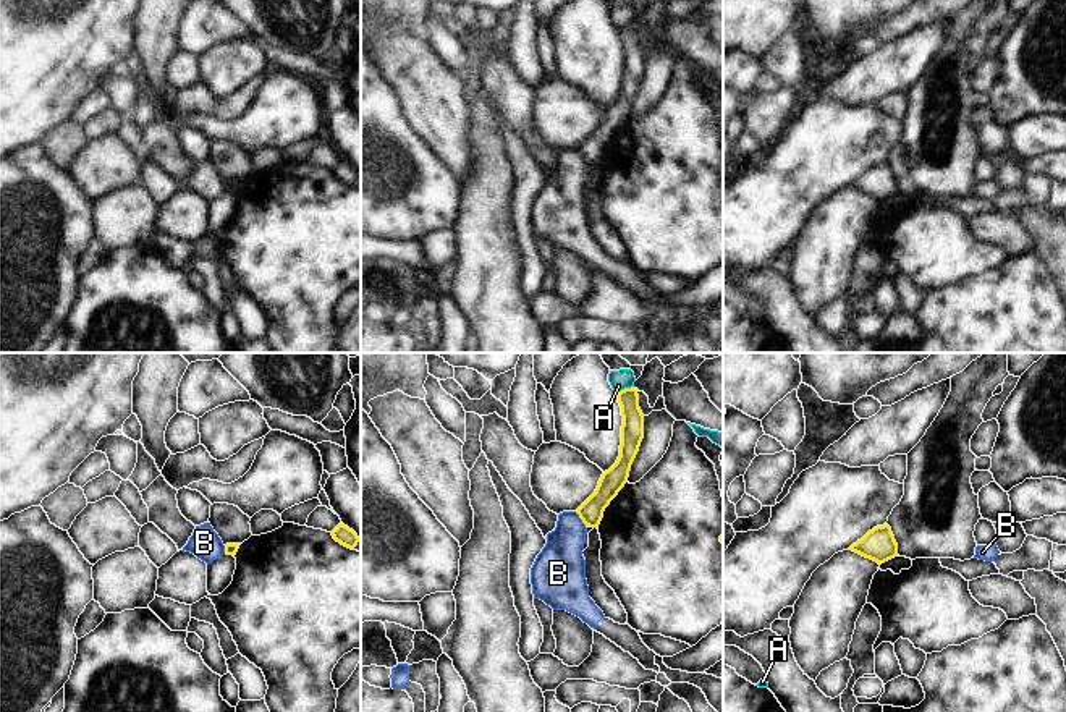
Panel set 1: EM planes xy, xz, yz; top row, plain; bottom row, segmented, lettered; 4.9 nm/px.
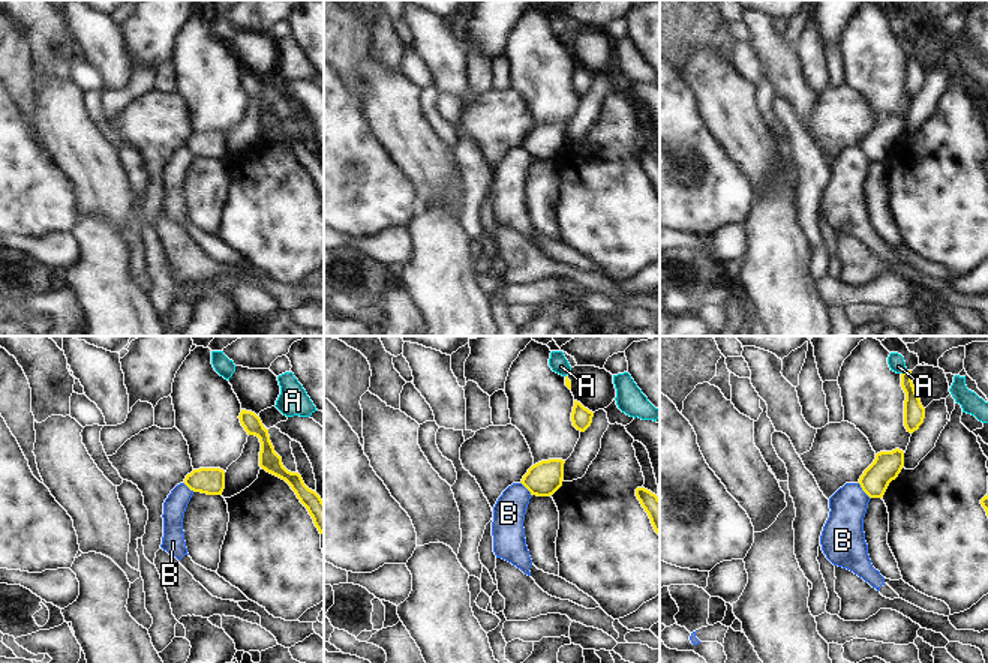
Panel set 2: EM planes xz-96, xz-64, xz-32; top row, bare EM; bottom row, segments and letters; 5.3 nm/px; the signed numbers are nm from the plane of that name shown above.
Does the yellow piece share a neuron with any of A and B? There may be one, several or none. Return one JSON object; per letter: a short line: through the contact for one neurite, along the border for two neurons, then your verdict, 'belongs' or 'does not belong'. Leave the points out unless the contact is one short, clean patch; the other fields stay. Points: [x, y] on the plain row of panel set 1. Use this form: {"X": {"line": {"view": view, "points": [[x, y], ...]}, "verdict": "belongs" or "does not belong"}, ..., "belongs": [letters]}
{"A": {"verdict": "does not belong"}, "B": {"line": {"view": "xz", "points": [[575, 149], [586, 162]]}, "verdict": "does not belong"}, "belongs": []}

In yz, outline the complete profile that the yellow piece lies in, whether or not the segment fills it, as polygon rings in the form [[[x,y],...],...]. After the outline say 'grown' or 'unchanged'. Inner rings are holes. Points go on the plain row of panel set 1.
[[[888,162],[874,165],[848,188],[870,196],[878,202],[898,194],[898,181]]]; unchanged

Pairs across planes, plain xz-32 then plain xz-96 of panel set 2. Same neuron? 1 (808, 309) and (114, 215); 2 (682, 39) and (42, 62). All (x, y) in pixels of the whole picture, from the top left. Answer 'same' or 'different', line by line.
1: different
2: different

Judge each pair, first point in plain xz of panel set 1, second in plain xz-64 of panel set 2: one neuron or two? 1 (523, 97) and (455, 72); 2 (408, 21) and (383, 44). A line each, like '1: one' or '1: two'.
1: one
2: two

